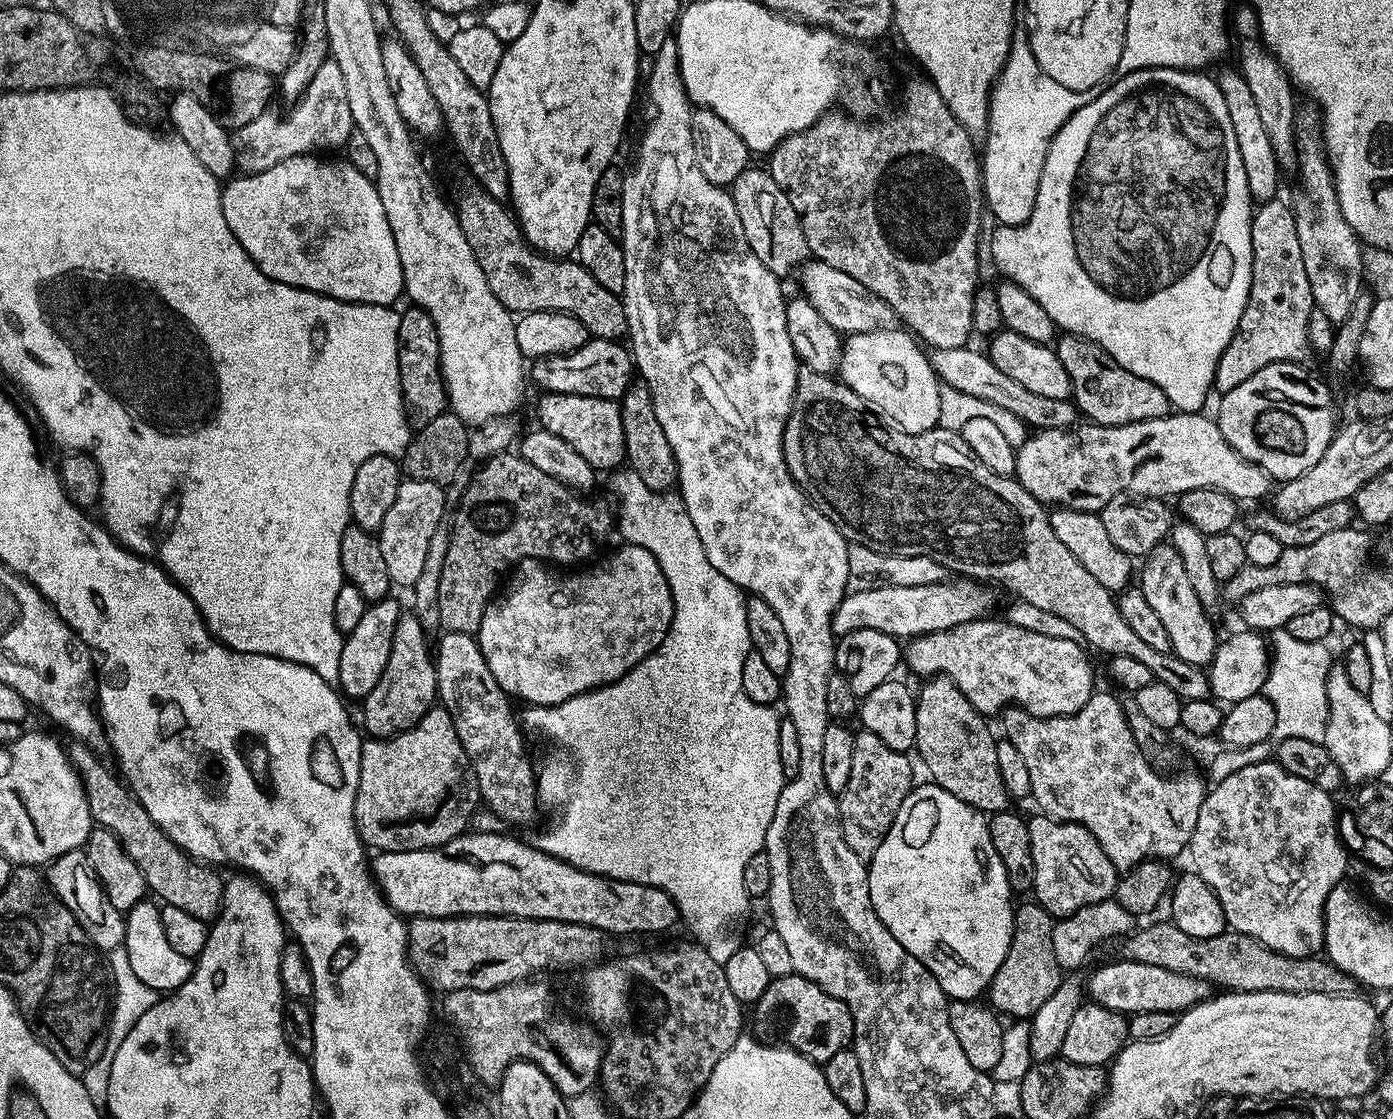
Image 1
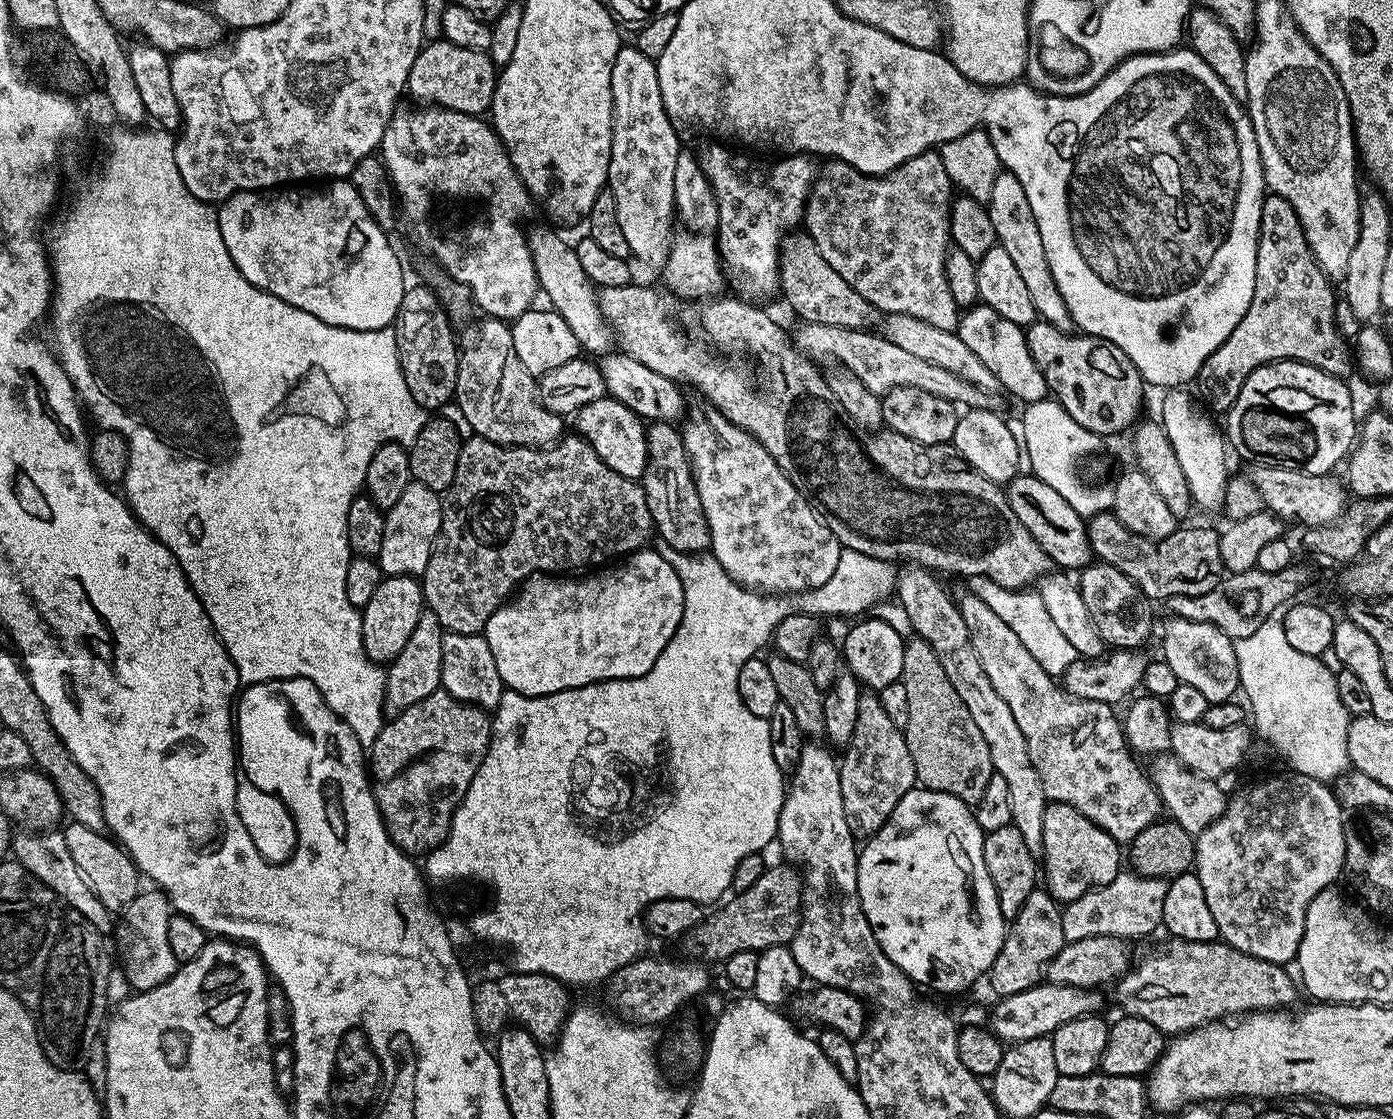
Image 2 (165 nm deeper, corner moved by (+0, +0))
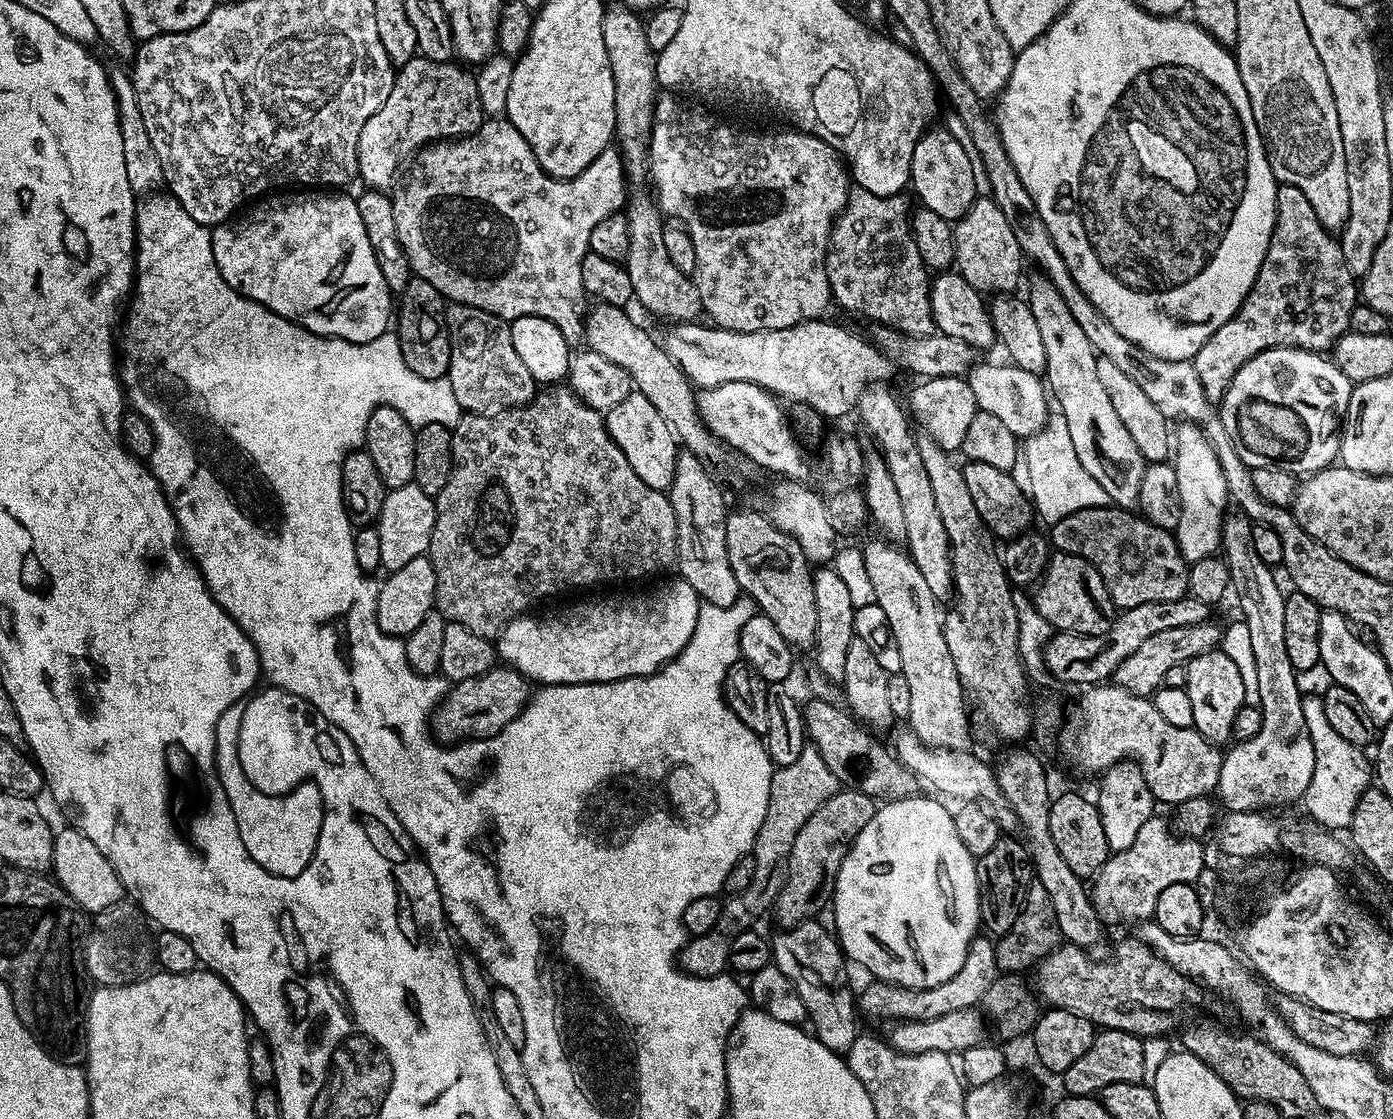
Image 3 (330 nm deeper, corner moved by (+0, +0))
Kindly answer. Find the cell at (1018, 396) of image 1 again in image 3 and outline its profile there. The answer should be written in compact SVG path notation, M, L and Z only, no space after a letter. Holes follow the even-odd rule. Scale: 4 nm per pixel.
M828 318L807 320L782 330L761 332L735 332L725 328L709 326L701 322L676 322L662 336L662 347L669 358L688 375L697 389L722 386L726 382L750 382L771 392L777 398L792 400L813 408L819 416L844 416L860 403L860 396L869 386L879 385L894 371L894 365L879 348L867 339L847 332L840 324L831 324Z

